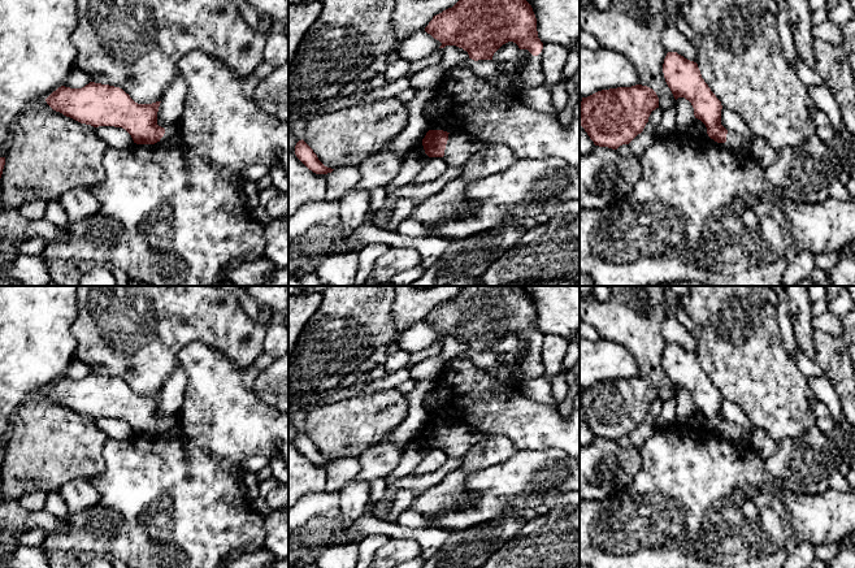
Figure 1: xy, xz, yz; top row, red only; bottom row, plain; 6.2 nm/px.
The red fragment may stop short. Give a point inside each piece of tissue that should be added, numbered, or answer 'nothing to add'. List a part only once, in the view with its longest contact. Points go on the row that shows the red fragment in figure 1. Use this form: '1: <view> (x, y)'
1: xz (460, 147)

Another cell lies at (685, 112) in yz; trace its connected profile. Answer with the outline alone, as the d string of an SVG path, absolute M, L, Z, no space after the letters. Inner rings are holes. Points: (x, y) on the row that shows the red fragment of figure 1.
M678 97L676 100L676 109L676 133L686 131L695 120L694 108L685 97Z

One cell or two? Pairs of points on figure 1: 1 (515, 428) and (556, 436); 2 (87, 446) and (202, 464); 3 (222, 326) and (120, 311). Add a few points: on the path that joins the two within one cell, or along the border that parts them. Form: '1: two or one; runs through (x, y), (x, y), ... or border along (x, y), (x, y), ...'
1: one; runs through (525, 428), (546, 428)
2: two; border along (108, 438), (103, 447), (104, 469), (92, 477)
3: one; runs through (196, 312), (146, 311)

